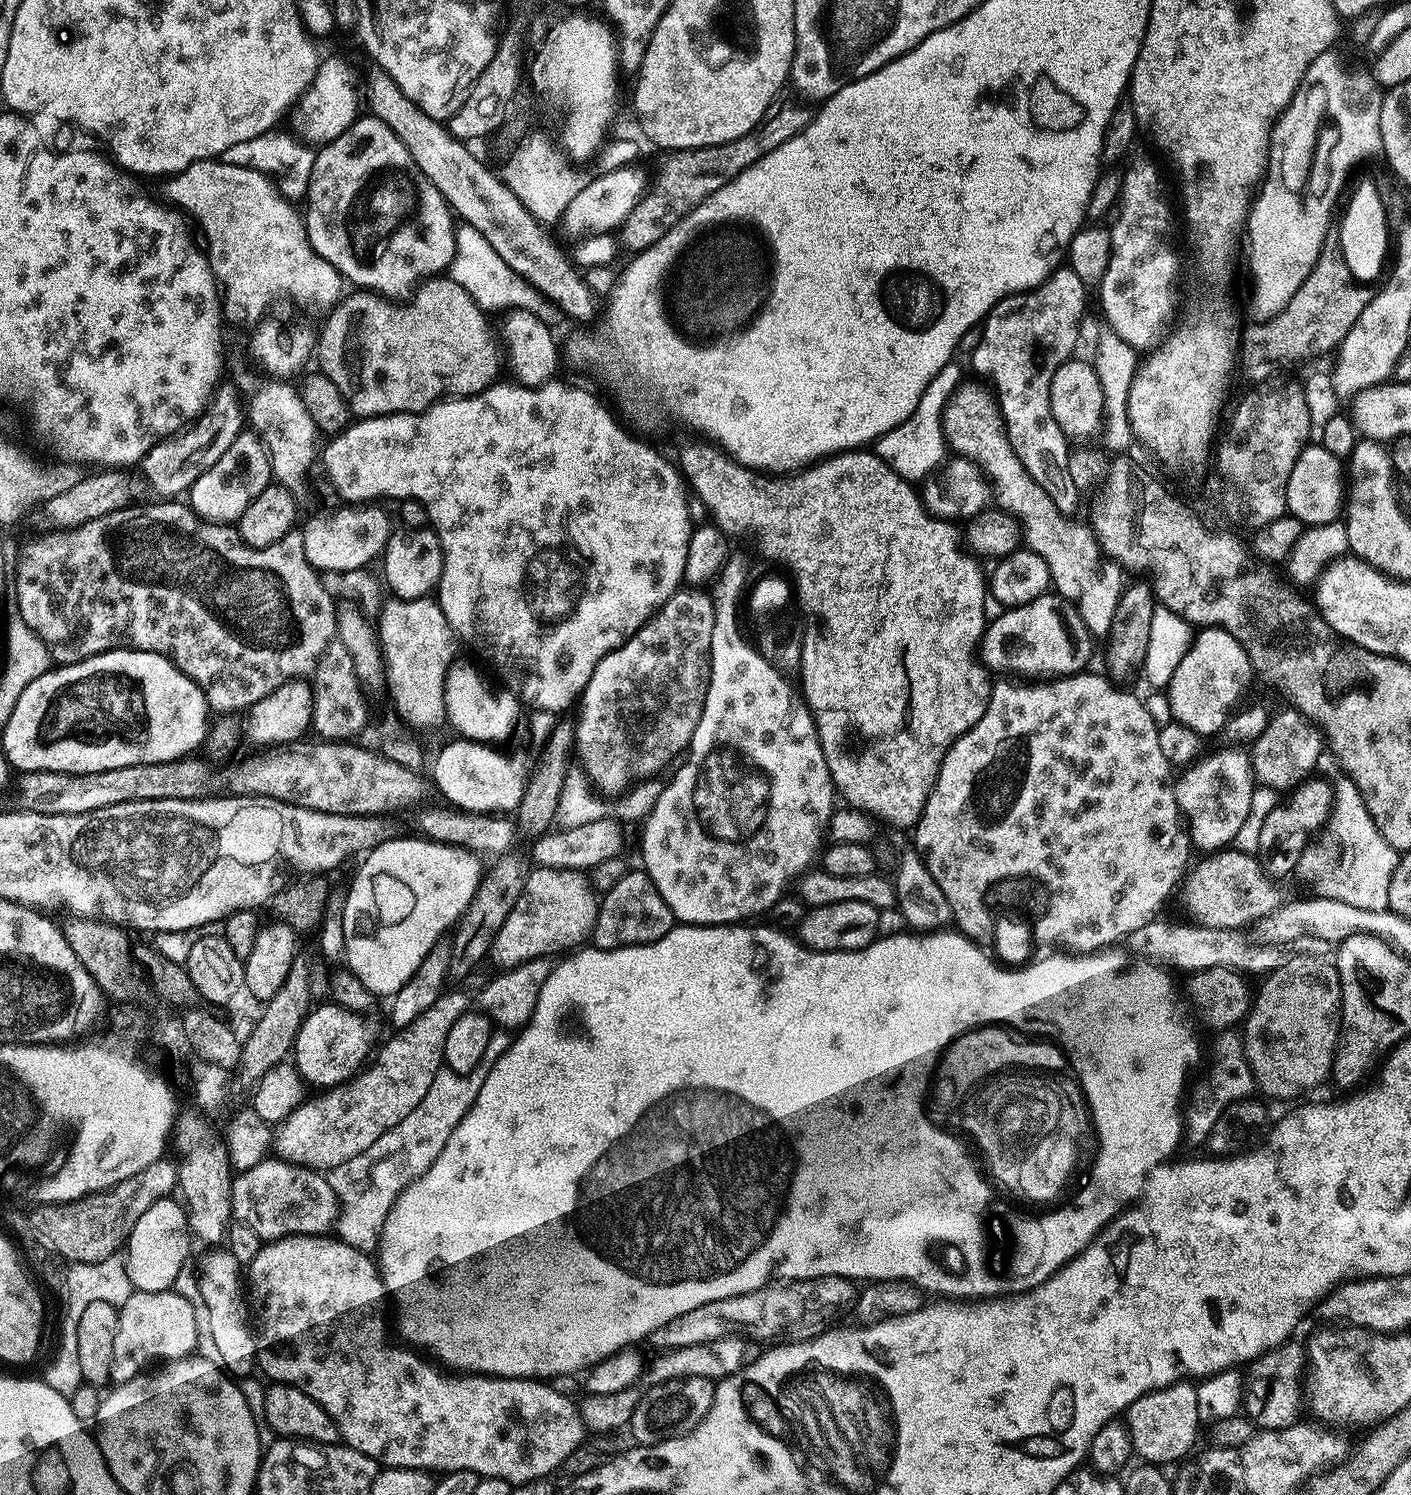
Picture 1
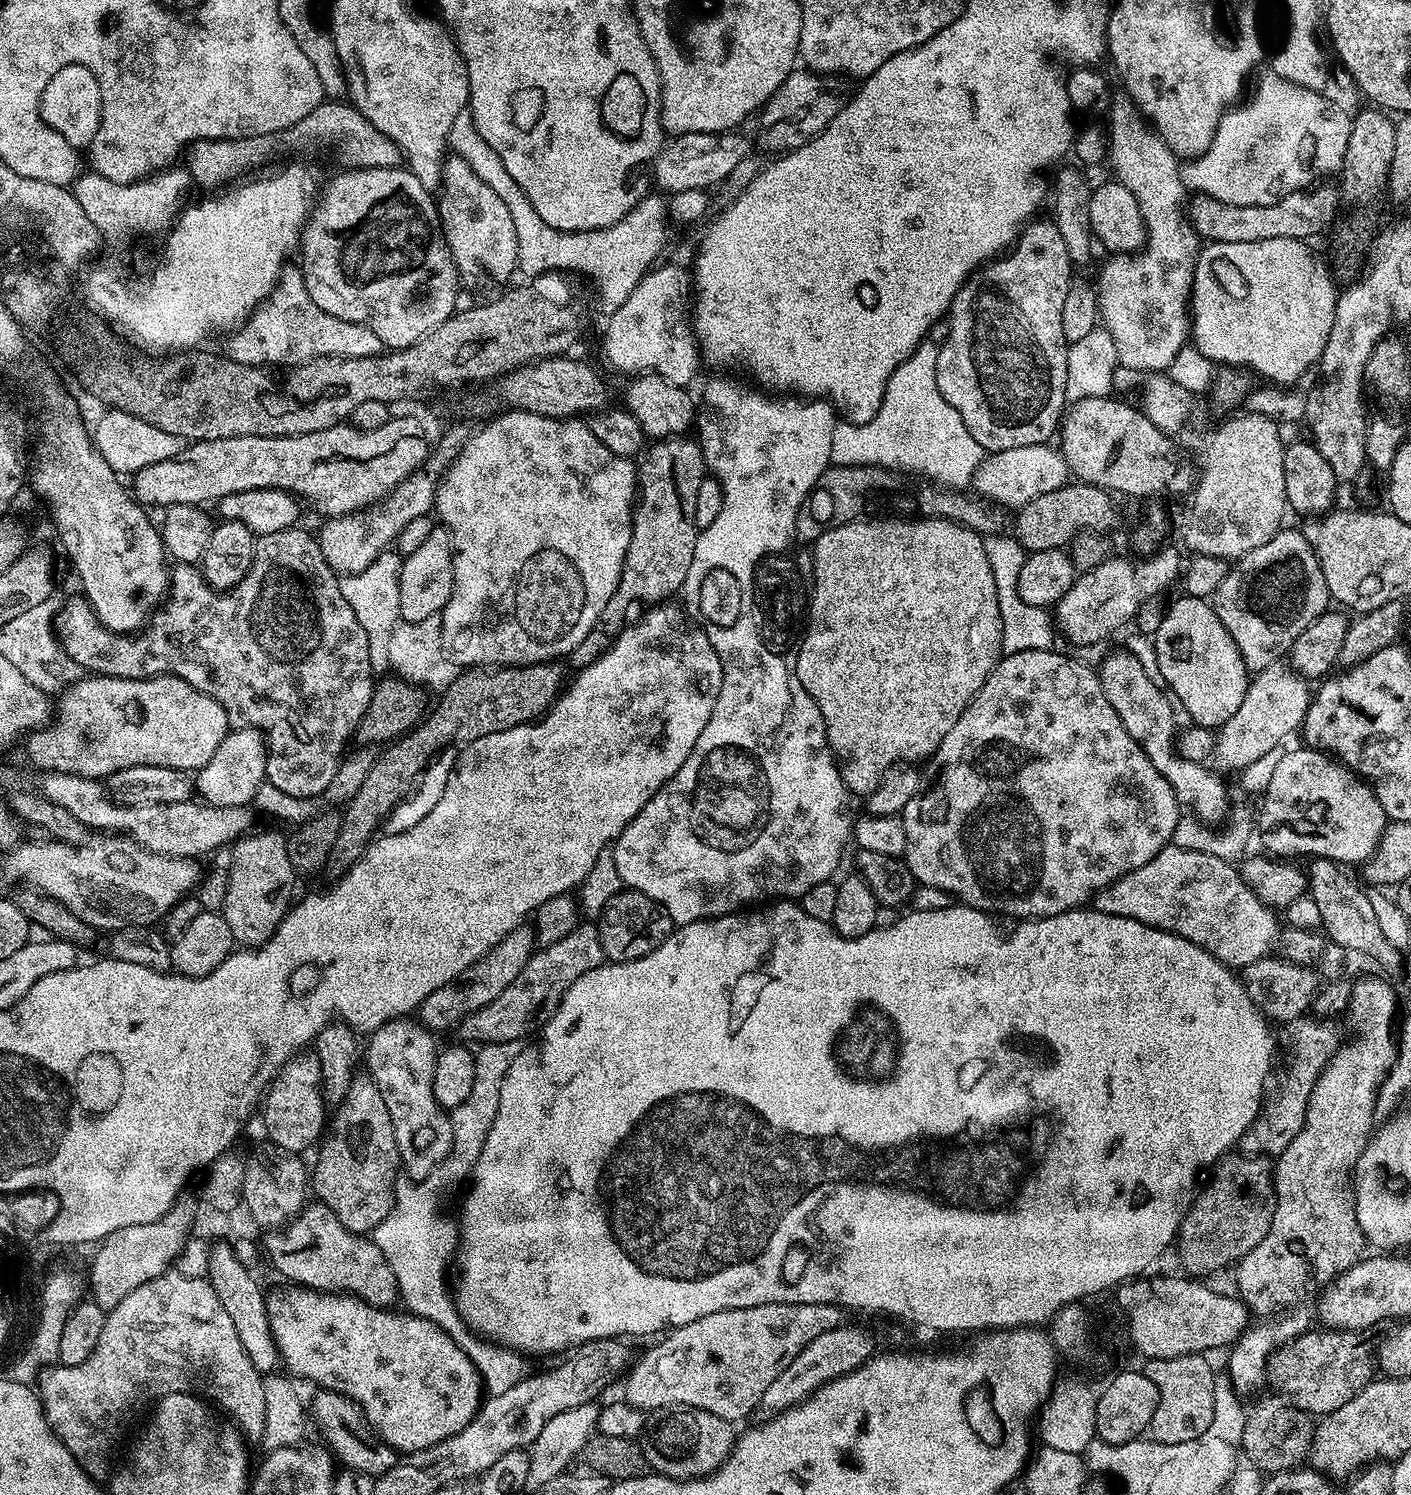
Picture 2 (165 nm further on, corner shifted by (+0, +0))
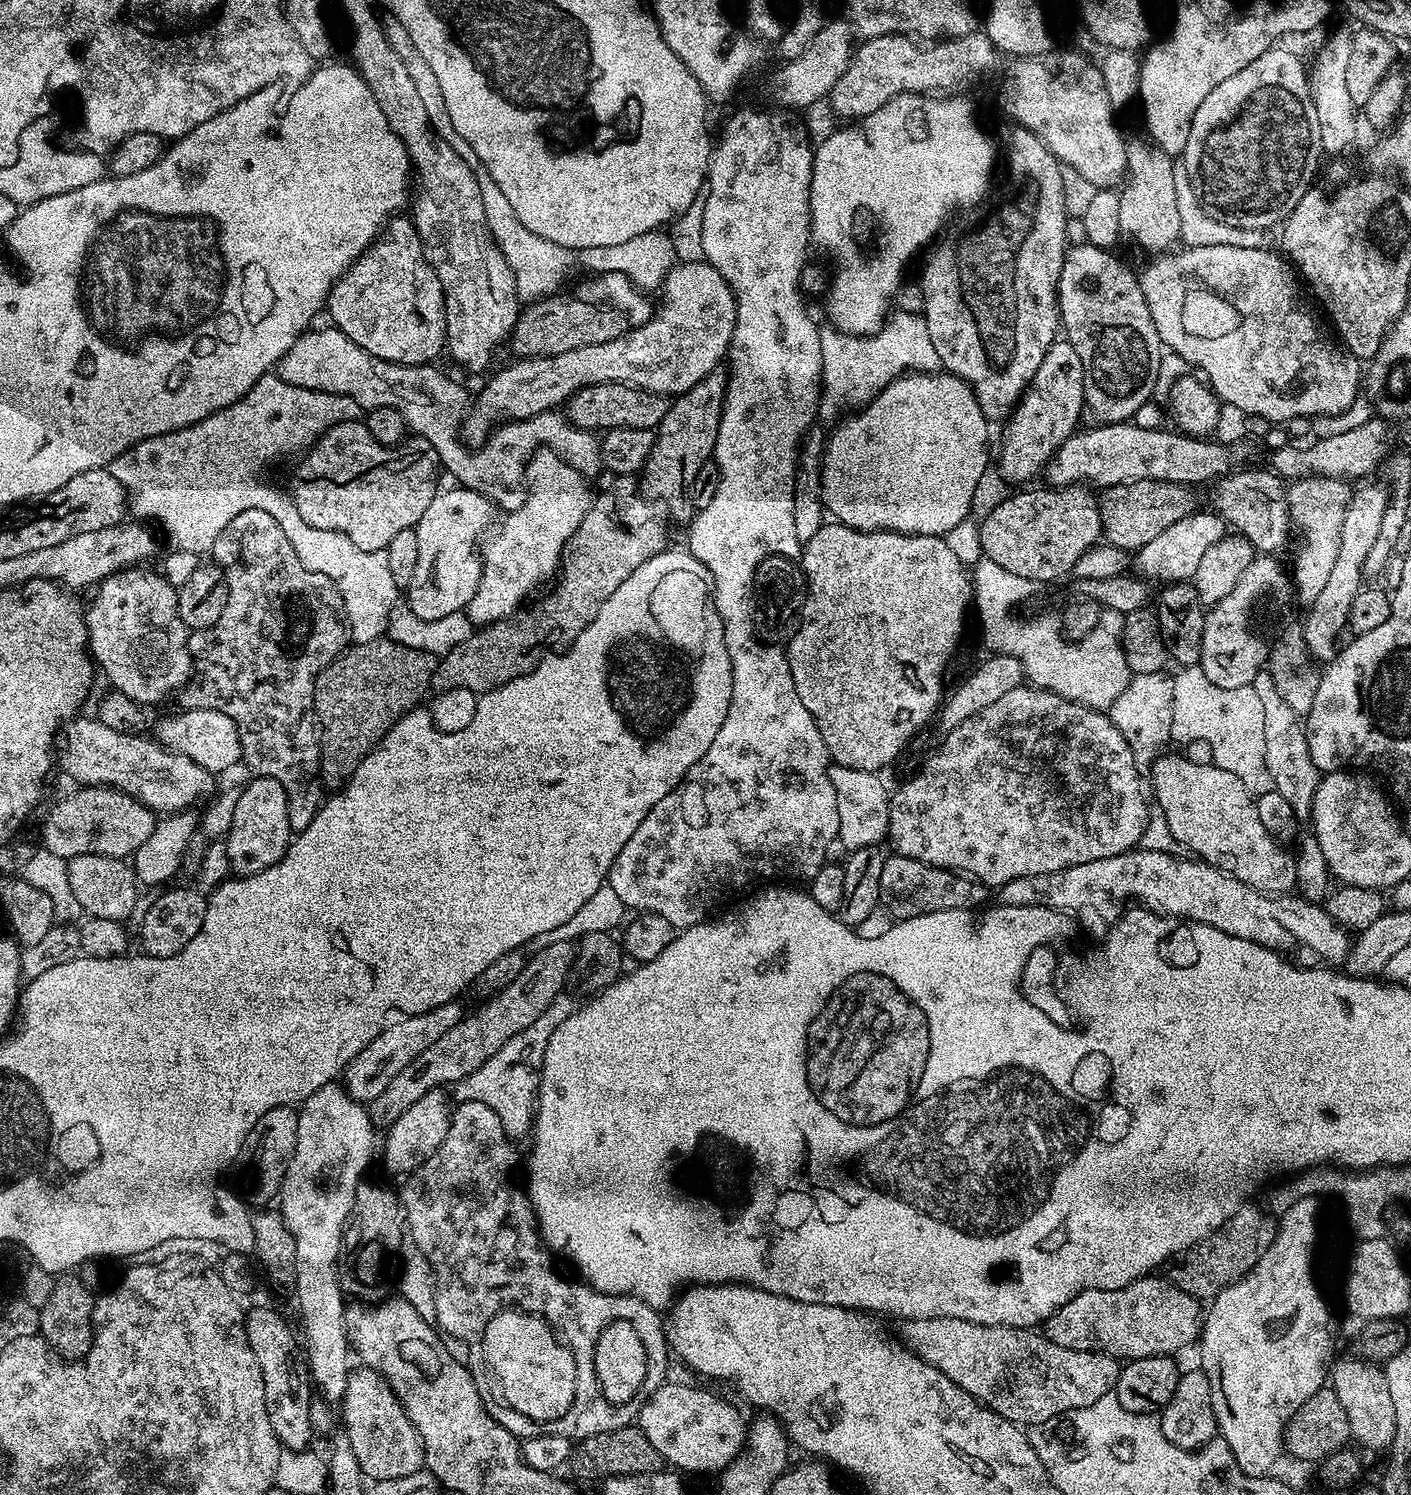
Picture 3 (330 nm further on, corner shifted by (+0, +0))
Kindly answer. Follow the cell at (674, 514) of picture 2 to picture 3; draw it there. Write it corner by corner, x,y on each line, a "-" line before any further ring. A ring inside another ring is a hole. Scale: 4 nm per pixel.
723,371
710,373
690,390
681,392
671,401
668,412
655,429
656,445
644,463
642,492
649,501
661,500
678,519
687,521
688,511
694,508
690,495
690,481
698,478
698,470
713,459
720,415
724,409
726,376

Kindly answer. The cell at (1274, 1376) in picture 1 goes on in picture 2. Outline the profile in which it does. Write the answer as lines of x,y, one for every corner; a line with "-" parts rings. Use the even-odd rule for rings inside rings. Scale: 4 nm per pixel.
1309,1330
1303,1336
1297,1337
1283,1349
1282,1354
1273,1355
1268,1365
1270,1384
1285,1396
1283,1399
1289,1405
1313,1418
1323,1418
1338,1410
1338,1406
1346,1406
1346,1402
1350,1402
1350,1398
1354,1398
1354,1394
1362,1391
1374,1378
1374,1348
1363,1340
1365,1337
1361,1333
1343,1330
1319,1331

